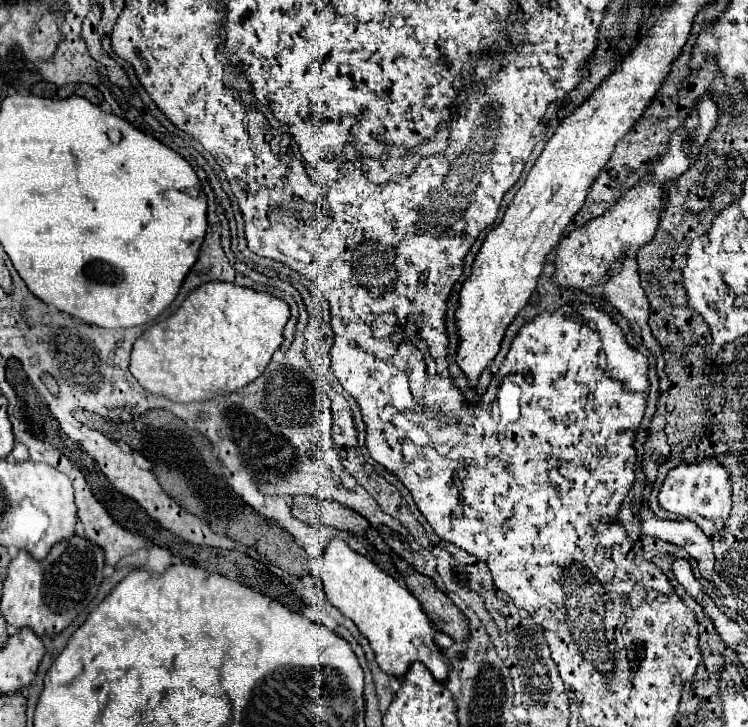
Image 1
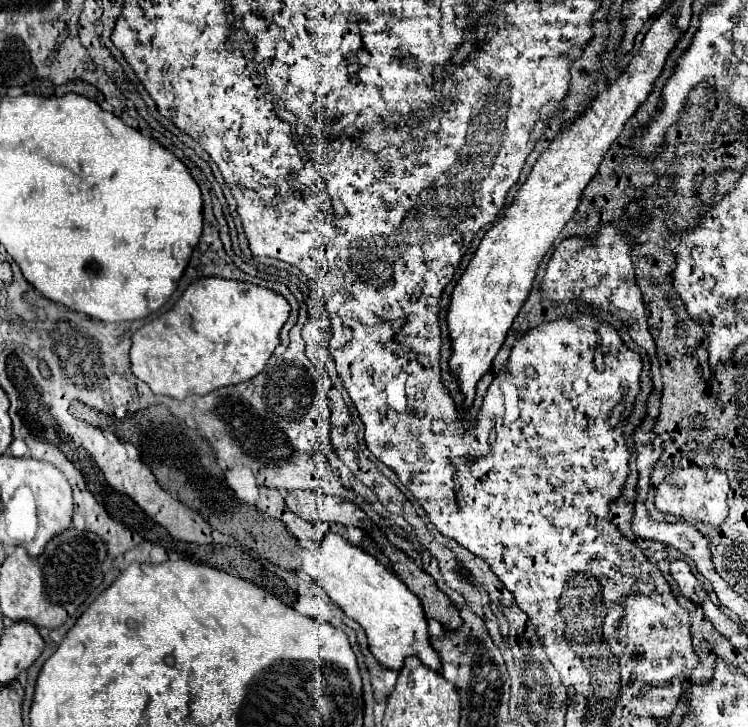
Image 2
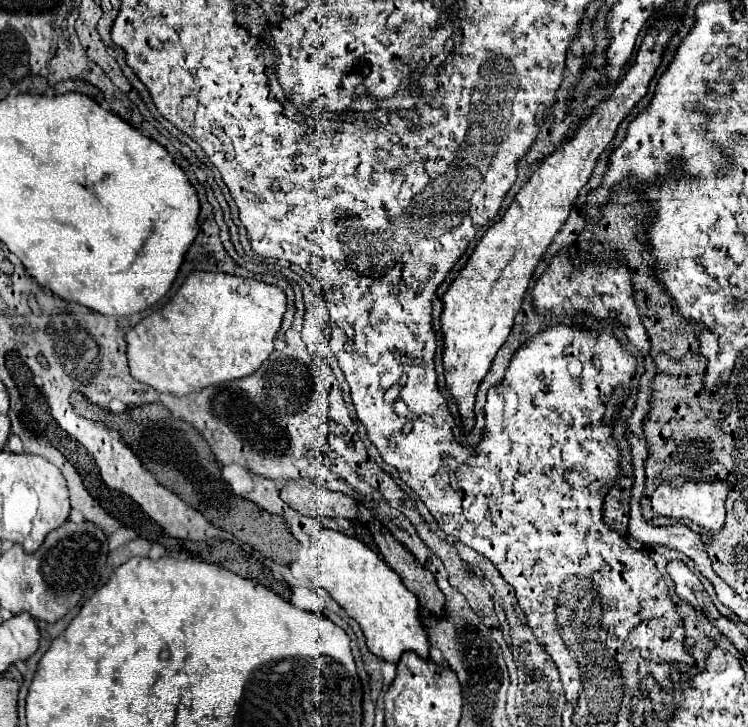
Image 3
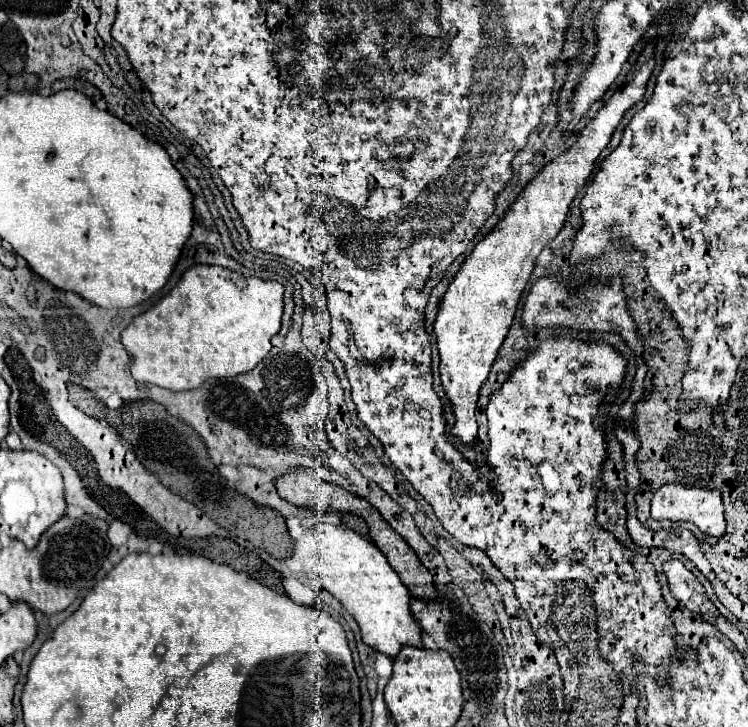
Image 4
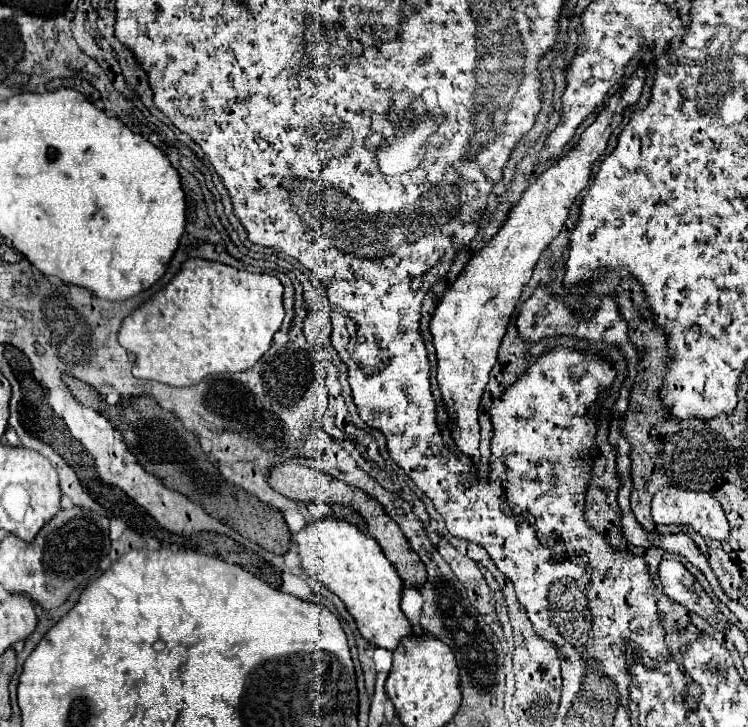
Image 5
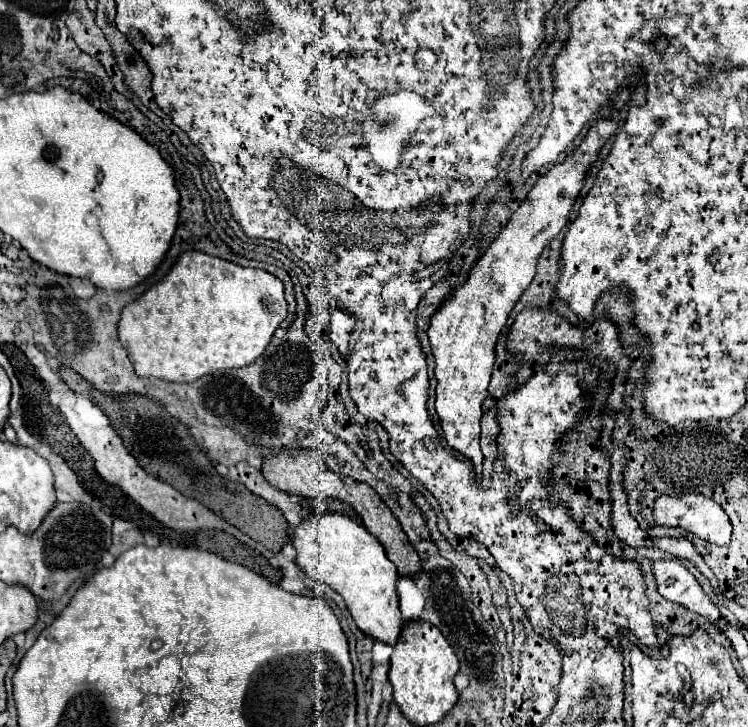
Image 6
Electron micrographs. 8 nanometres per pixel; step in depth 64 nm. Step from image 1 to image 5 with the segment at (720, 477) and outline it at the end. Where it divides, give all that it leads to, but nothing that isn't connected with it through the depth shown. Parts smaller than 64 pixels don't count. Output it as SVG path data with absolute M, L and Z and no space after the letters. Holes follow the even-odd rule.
M673 486L663 487L652 498L652 518L656 524L688 524L704 538L714 540L726 540L730 532L720 502L711 494L702 491L683 490Z

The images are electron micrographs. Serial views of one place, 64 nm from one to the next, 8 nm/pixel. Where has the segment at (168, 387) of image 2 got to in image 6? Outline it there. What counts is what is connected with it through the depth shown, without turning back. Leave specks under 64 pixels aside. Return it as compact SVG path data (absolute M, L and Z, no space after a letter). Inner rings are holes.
M190 250L178 258L164 280L126 306L118 322L118 338L138 376L154 376L168 382L194 382L212 370L242 368L252 364L266 350L274 330L284 318L284 286L276 276L260 268L242 268L228 260Z

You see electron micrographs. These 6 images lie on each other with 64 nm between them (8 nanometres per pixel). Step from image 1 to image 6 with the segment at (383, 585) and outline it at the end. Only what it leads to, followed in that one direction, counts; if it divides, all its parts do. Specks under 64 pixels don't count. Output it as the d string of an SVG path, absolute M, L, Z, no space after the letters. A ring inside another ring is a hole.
M342 514L310 516L296 526L294 548L298 552L296 564L314 580L334 588L346 602L356 626L370 638L394 646L404 626L398 608L398 572L386 558L382 544L360 524Z

